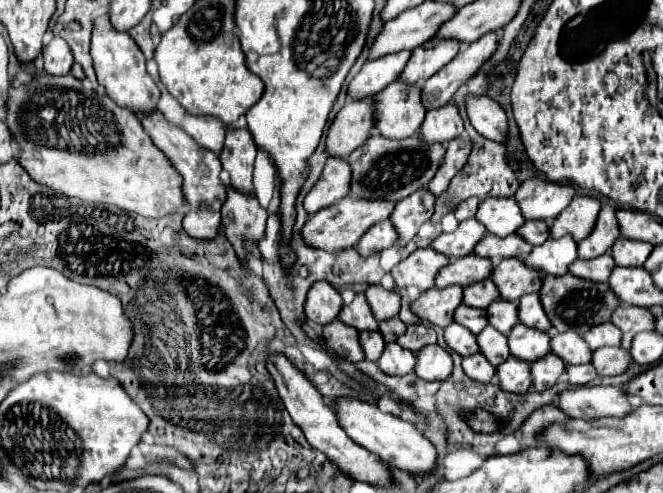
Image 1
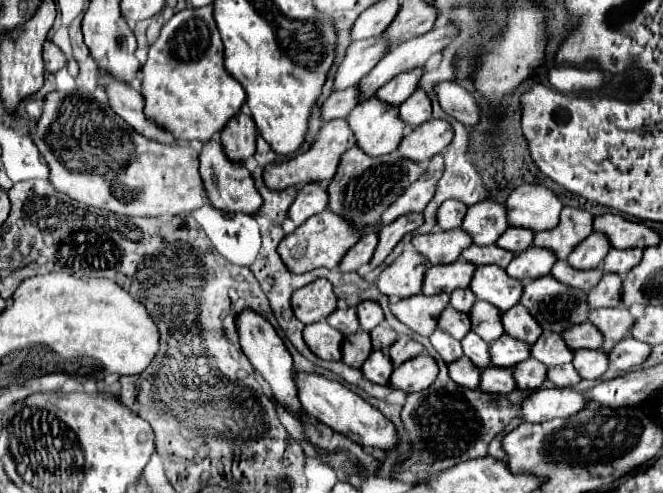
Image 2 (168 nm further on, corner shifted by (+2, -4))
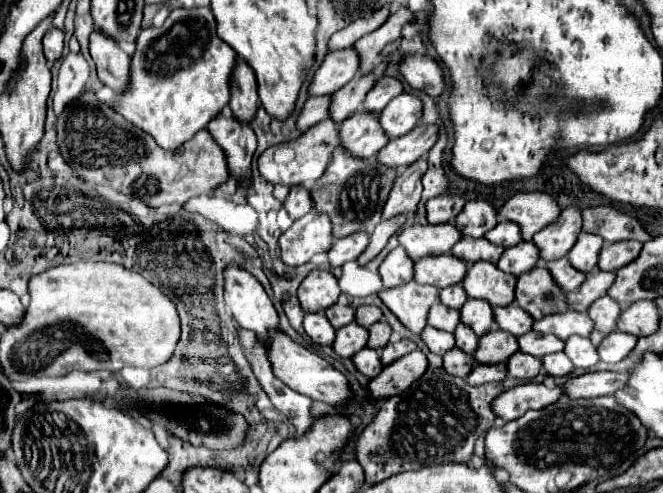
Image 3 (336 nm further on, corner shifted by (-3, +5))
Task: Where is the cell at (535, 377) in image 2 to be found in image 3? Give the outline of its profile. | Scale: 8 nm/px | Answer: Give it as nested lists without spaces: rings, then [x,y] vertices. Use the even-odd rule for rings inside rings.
[[[514,352],[508,362],[506,362],[506,370],[512,378],[518,378],[518,380],[530,380],[534,376],[538,376],[542,368],[542,362],[534,356],[528,356],[524,352]]]

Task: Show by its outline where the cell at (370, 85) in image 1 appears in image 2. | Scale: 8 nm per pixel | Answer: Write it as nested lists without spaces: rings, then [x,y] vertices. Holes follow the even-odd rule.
[[[355,85],[351,89],[333,91],[331,97],[323,103],[323,111],[321,111],[323,121],[347,117],[347,113],[359,103],[359,91],[357,89],[359,89],[359,85]]]

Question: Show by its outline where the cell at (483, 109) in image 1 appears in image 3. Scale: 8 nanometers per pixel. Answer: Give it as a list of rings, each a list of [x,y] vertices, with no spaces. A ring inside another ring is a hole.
[[[406,54],[398,64],[398,70],[414,90],[422,90],[432,98],[438,98],[444,90],[440,66],[426,54]]]

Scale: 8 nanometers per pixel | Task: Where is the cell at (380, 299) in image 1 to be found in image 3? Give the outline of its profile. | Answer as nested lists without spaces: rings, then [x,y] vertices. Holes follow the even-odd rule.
[[[358,306],[356,308],[356,322],[364,328],[370,328],[380,318],[382,318],[382,312],[376,306]]]

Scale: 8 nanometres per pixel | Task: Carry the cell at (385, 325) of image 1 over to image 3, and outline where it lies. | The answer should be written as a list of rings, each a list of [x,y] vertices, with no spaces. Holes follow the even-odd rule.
[[[376,322],[376,324],[372,324],[370,328],[368,328],[368,332],[370,332],[370,338],[368,338],[368,348],[374,348],[374,350],[382,350],[386,344],[388,344],[388,340],[390,340],[390,334],[392,334],[392,330],[390,330],[390,326],[386,324],[386,322]]]

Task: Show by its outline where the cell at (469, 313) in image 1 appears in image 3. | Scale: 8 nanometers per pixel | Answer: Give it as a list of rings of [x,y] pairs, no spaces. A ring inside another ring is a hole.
[[[434,304],[428,312],[428,324],[438,328],[438,330],[446,330],[446,332],[454,332],[454,328],[460,322],[460,312],[452,310],[452,308],[444,308],[444,304]]]

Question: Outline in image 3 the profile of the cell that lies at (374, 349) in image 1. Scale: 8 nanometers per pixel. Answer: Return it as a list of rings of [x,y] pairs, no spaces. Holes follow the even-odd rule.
[[[352,322],[352,324],[336,330],[336,340],[332,342],[332,350],[340,358],[350,358],[358,350],[362,350],[366,346],[366,342],[368,342],[368,330],[362,328],[360,324]]]

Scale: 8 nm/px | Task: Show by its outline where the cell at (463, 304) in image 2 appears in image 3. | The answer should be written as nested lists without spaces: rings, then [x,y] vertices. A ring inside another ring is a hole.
[[[456,284],[456,286],[448,286],[444,290],[440,290],[440,302],[448,308],[460,308],[464,302],[466,302],[466,292],[462,288],[462,284]]]

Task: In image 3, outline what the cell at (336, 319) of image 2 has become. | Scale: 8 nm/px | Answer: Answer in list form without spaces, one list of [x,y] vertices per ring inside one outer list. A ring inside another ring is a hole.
[[[334,304],[334,306],[326,308],[324,314],[334,328],[342,328],[342,326],[354,322],[354,308],[350,308],[348,304]]]

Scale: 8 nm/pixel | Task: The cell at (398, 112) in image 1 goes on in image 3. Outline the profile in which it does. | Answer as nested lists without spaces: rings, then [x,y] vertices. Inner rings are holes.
[[[366,112],[352,114],[348,120],[344,120],[338,126],[338,136],[340,148],[360,160],[370,160],[388,142],[384,132],[380,130],[378,118]]]

